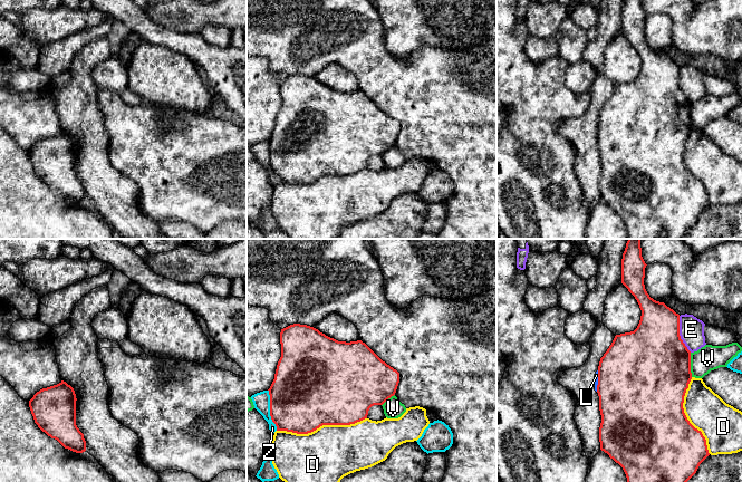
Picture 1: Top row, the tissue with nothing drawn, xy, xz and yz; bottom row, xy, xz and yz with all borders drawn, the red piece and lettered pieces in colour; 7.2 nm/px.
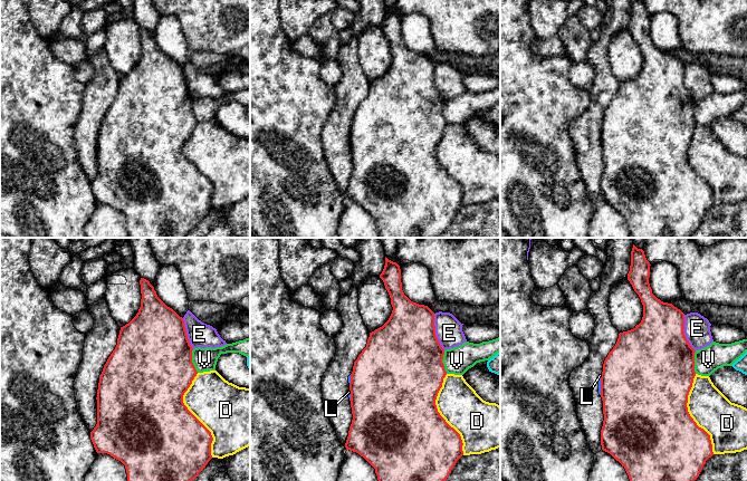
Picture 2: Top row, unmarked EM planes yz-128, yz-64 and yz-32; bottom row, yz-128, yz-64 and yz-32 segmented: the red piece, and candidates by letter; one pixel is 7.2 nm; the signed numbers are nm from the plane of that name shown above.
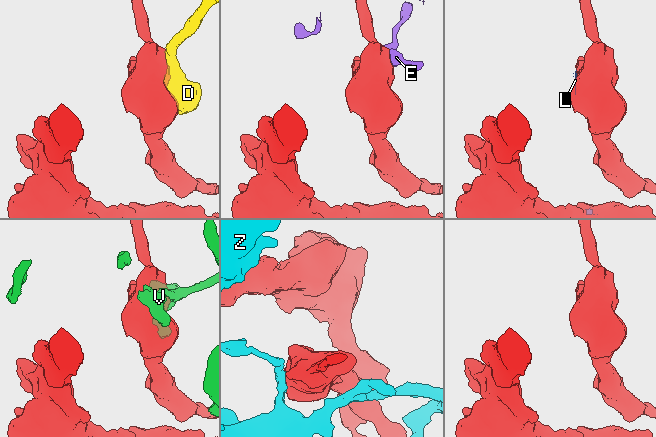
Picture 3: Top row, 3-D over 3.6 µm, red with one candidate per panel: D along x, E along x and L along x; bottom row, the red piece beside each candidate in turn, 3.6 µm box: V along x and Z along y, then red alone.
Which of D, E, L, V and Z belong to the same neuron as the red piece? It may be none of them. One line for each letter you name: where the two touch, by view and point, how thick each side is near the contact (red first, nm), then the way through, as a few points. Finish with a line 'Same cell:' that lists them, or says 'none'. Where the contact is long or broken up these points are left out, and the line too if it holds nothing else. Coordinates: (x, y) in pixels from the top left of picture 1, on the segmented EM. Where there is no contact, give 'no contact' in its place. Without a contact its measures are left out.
Same cell: none

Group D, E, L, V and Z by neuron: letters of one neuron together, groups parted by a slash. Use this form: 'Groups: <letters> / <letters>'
Groups: D / E / L / V / Z

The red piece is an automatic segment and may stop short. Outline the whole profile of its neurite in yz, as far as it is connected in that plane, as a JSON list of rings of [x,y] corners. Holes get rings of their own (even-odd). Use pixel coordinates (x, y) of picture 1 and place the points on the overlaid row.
[[[628,239],[621,259],[621,283],[637,300],[642,316],[634,331],[615,336],[599,362],[600,450],[623,467],[627,482],[687,482],[710,455],[705,437],[690,423],[683,408],[692,379],[691,351],[680,336],[680,315],[647,293],[644,285],[646,266],[640,239]]]

